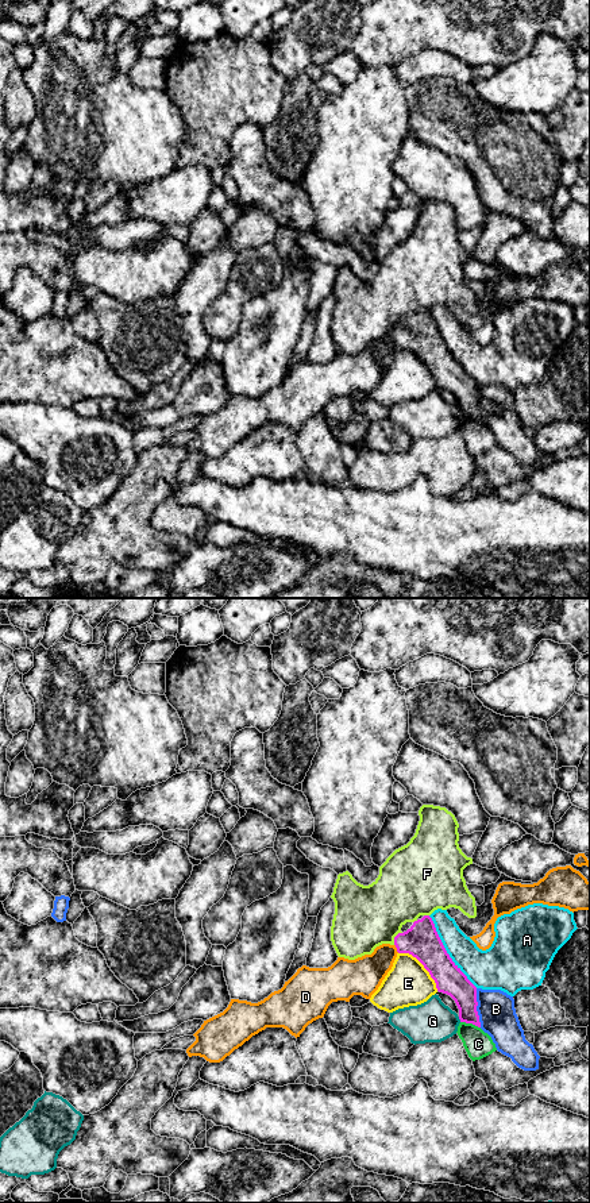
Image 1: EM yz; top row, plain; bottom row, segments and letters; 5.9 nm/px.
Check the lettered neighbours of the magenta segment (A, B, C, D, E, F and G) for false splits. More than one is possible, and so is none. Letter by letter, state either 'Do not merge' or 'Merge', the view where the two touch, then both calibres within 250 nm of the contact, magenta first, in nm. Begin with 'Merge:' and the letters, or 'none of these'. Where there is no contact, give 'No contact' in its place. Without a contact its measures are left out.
Merge: none of these
A: Do not merge. Touches magenta in yz. Thickness 200 nm (magenta) against 220 nm
B: Do not merge. Touches magenta in yz. Thickness 170 nm (magenta) against 220 nm
C: Do not merge. Touches magenta in yz. Thickness 160 nm (magenta) against 160 nm
D: Do not merge. Touches magenta in yz. Thickness 200 nm (magenta) against 220 nm
E: Do not merge. Touches magenta in yz. Thickness 200 nm (magenta) against 280 nm
F: Do not merge. Touches magenta in yz. Thickness 200 nm (magenta) against 380 nm
G: Do not merge. Touches magenta in yz. Thickness 170 nm (magenta) against 240 nm

